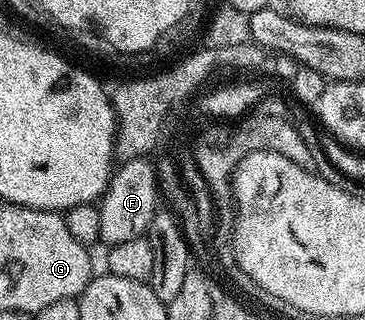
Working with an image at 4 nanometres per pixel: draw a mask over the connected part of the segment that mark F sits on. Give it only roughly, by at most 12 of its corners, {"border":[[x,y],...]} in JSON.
{"border":[[121,161],[101,197],[106,246],[146,236],[159,208],[156,164]]}

